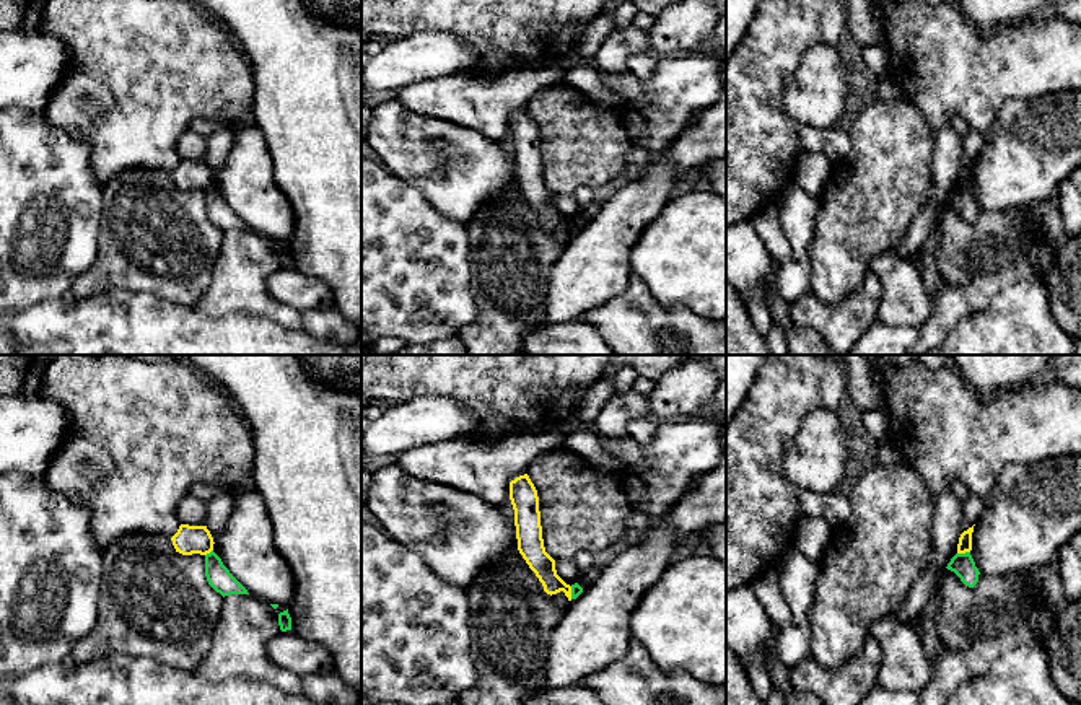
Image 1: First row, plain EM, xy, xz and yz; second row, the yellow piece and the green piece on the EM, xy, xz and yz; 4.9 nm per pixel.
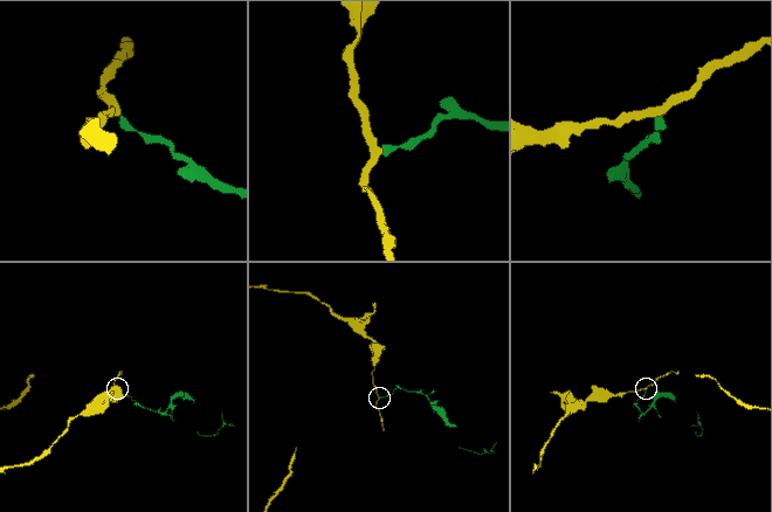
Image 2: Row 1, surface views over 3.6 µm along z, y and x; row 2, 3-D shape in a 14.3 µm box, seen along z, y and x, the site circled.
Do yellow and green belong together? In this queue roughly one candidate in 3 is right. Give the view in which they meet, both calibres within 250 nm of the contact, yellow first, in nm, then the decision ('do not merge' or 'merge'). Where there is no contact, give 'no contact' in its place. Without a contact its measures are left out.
yz | 70/110 nm | do not merge

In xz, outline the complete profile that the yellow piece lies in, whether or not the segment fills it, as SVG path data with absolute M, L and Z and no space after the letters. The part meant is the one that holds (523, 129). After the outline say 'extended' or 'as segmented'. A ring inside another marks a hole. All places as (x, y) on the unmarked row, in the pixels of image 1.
M529 111L510 117L510 135L514 145L518 186L536 208L547 230L565 228L571 236L571 221L555 205L555 195L545 187L540 161L539 132Z; as segmented

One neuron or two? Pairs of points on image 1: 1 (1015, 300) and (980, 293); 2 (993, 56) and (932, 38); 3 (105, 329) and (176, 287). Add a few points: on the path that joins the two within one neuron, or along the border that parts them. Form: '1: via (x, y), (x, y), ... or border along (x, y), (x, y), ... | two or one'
1: border along (1029, 282), (1006, 284), (984, 308), (961, 318) | two
2: via (979, 56), (949, 56), (946, 52) | one
3: border along (121, 289), (153, 293), (194, 308) | two

